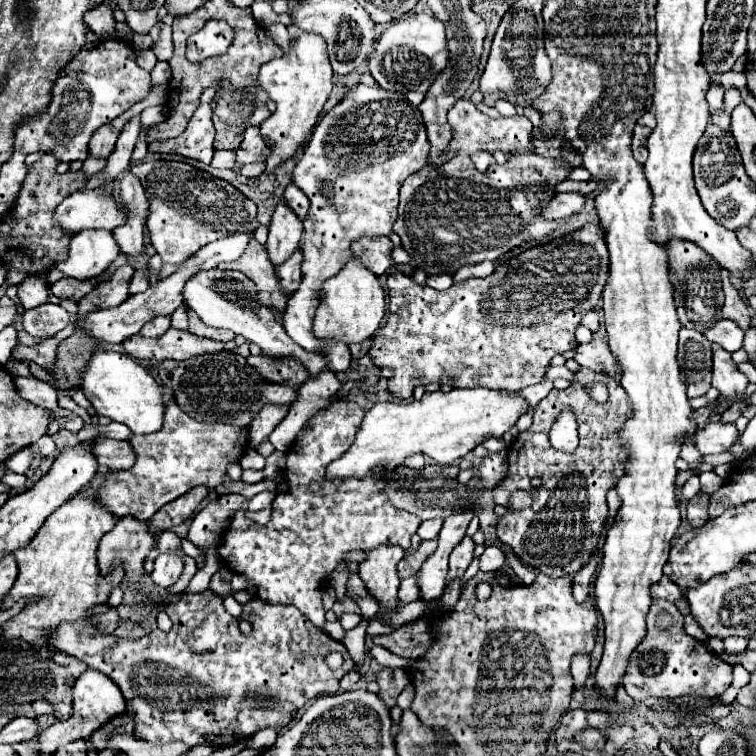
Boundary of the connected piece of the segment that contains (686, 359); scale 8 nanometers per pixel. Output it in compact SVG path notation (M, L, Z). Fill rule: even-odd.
M680 329L678 365L686 395L690 399L706 395L712 381L712 349L704 335L694 329Z

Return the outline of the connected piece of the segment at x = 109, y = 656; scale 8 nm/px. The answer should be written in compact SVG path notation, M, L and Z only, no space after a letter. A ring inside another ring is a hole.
M212 591L206 593L186 593L178 603L170 603L166 607L166 613L170 619L176 621L176 627L170 633L164 633L160 629L154 629L150 635L130 641L130 639L118 639L116 635L102 635L88 623L64 623L56 631L50 633L52 645L56 645L58 651L64 651L68 655L74 655L76 659L84 661L90 669L96 669L104 675L108 675L122 691L126 703L128 703L128 715L134 717L134 737L148 741L152 745L166 745L170 741L182 741L190 749L198 745L210 745L210 747L222 747L222 745L234 745L242 739L252 737L256 731L270 727L274 731L282 731L296 713L314 697L318 695L332 695L340 689L340 679L352 669L352 657L348 655L346 647L340 641L334 641L330 635L318 627L314 627L308 617L304 617L298 609L292 609L292 605L268 605L260 599L252 599L244 605L244 619L252 625L252 631L248 635L242 635L240 631L232 635L230 641L230 653L194 653L188 649L176 629L180 627L178 619L186 611L198 611L204 605L220 605L220 615L224 617L222 609L222 597L212 599ZM332 651L338 651L344 657L342 667L336 671L326 665L326 655ZM298 655L306 655L306 661L298 661Z

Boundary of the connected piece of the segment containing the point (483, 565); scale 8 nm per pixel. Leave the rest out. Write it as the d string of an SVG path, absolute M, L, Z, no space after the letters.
M486 547L486 551L480 557L480 571L498 571L506 563L504 553L498 547Z

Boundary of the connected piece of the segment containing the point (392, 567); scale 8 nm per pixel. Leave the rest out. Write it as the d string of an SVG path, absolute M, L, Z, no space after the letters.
M388 547L368 551L368 559L360 563L360 577L366 583L368 593L378 601L380 607L398 607L400 577L396 573L398 561L404 557L404 549Z

